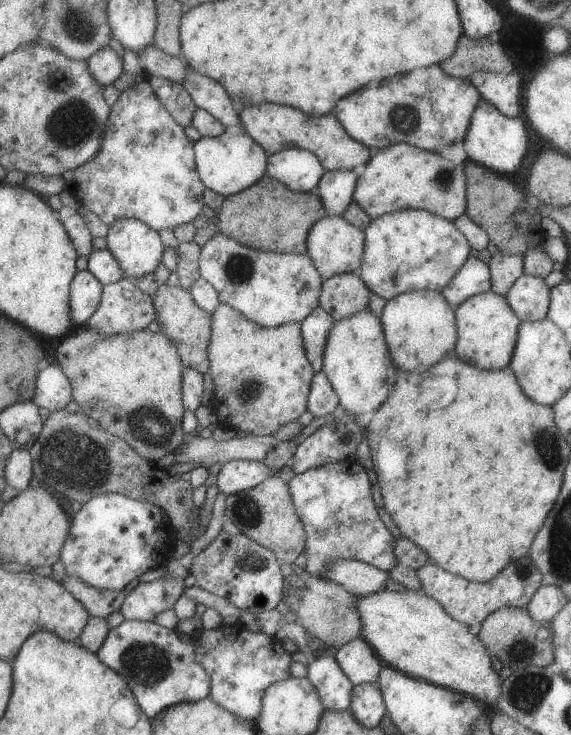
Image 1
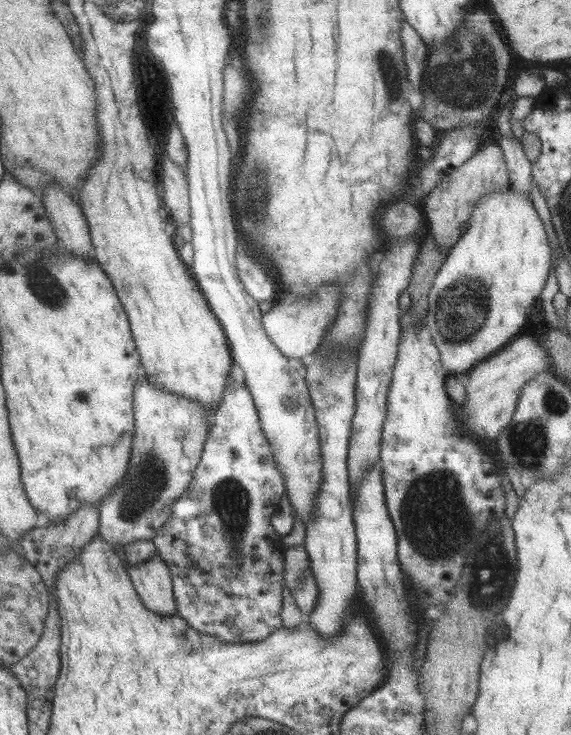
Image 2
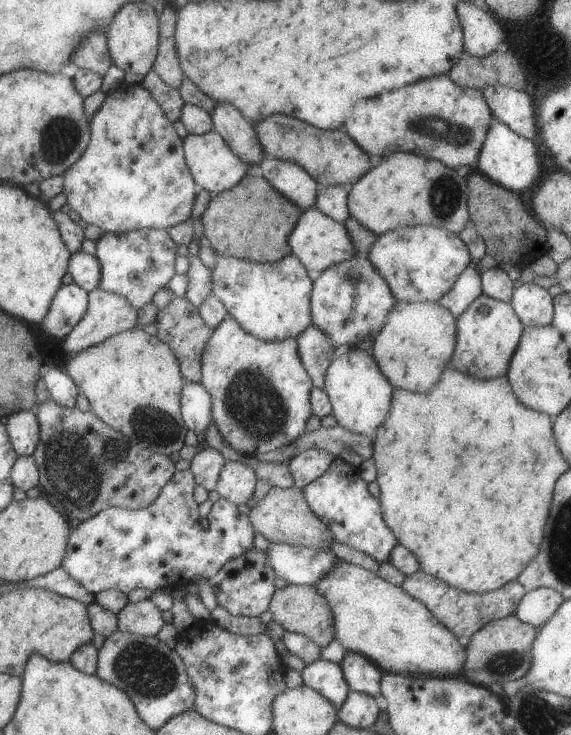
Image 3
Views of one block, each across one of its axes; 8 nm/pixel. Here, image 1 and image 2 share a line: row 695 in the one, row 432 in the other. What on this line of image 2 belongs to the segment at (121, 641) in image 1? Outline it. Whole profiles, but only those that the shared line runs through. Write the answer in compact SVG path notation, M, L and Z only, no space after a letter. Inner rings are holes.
M141 374L140 380L136 383L136 386L132 388L132 401L133 401L133 421L134 421L134 434L133 440L131 441L131 456L129 457L129 461L127 461L127 471L125 471L125 475L121 477L121 483L117 483L108 494L104 496L104 498L100 499L99 502L99 518L98 518L98 532L97 535L99 537L105 539L105 542L111 545L111 549L115 546L119 545L123 548L127 547L129 543L135 540L153 540L153 536L157 534L157 531L163 526L163 523L167 521L167 515L169 515L169 511L171 511L171 503L175 502L175 500L183 494L186 490L187 484L191 480L193 471L199 462L203 444L205 439L207 438L208 432L210 431L211 421L208 419L210 416L209 411L199 403L199 401L192 401L184 398L183 396L176 396L175 394L170 394L169 392L162 392L157 388L154 388L147 381L147 377L144 374Z

